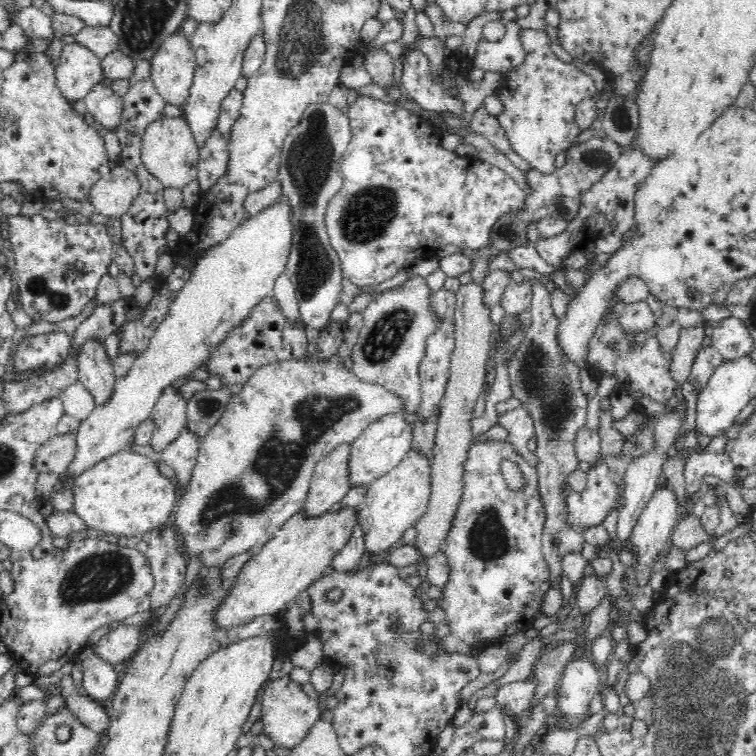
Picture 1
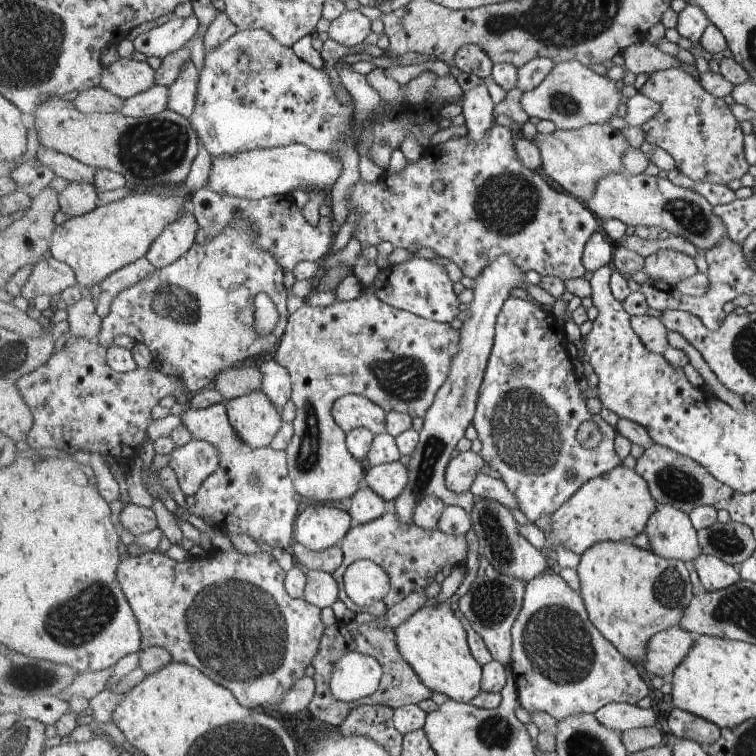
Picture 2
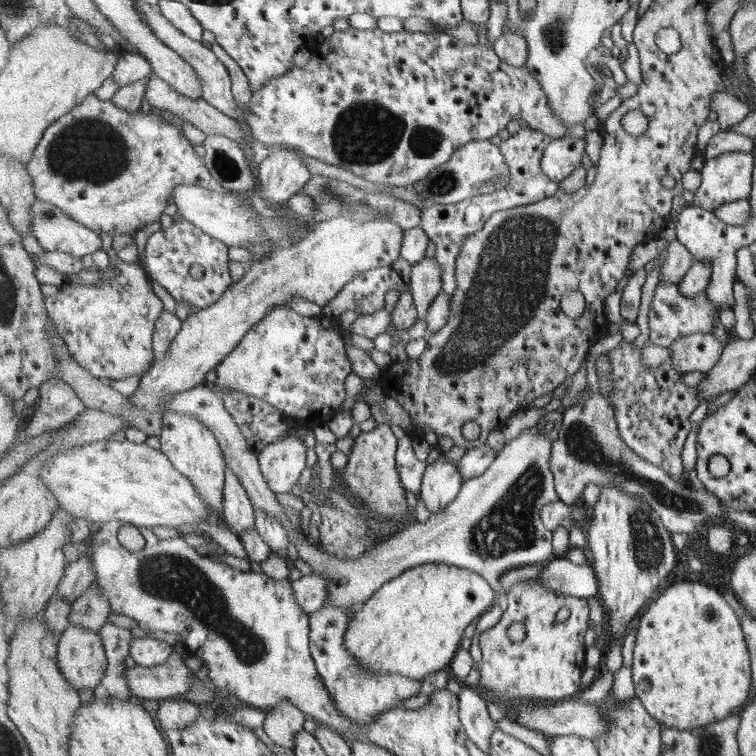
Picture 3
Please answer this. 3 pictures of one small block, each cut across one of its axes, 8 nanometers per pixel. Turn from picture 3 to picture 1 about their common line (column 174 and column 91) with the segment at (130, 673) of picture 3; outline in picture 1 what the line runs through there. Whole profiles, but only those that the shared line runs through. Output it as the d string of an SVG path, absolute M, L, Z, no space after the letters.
M89 645L79 652L83 668L82 690L85 695L95 701L105 701L110 698L118 686L121 674L116 668L94 656Z

